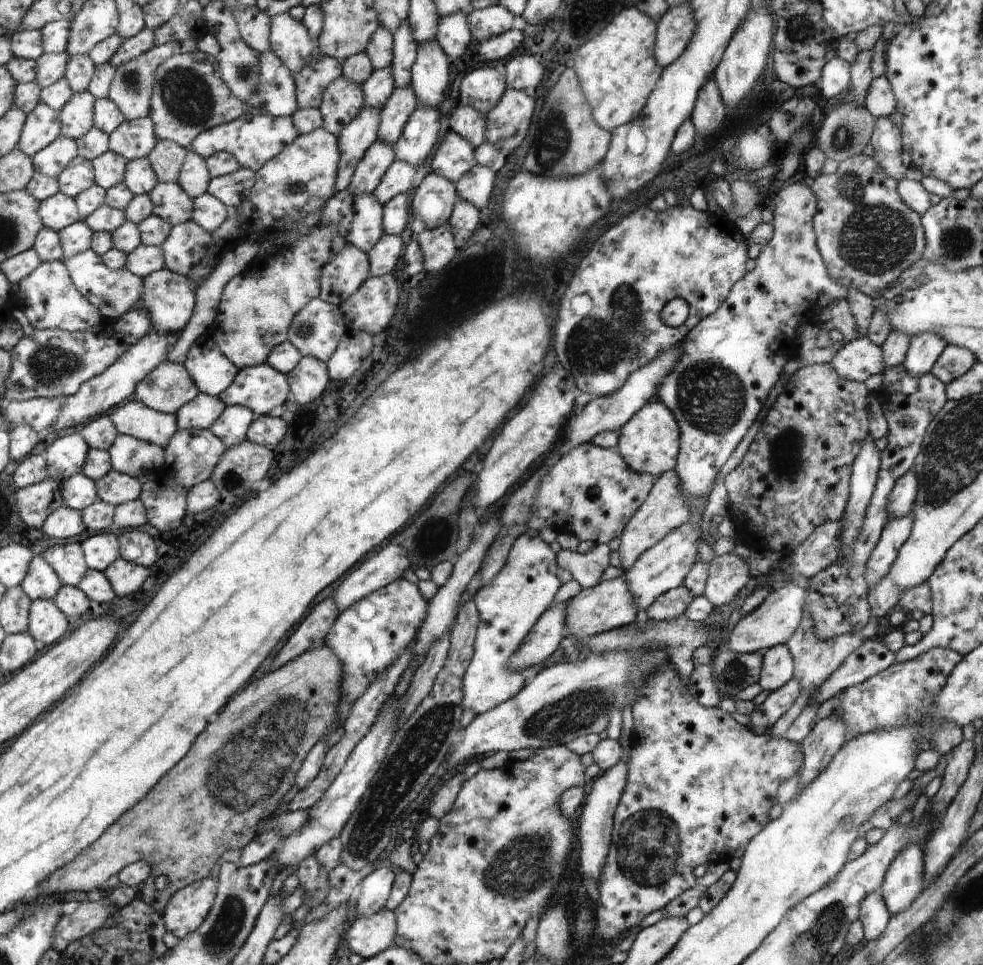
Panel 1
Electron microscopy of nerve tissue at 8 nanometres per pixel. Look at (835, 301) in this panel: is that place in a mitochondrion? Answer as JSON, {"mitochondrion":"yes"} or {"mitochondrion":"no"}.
{"mitochondrion":"no"}

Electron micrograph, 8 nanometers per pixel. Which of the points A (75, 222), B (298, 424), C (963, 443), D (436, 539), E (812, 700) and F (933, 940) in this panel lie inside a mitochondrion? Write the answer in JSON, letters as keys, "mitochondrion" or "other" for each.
{"A":"other","B":"other","C":"mitochondrion","D":"mitochondrion","E":"other","F":"mitochondrion"}

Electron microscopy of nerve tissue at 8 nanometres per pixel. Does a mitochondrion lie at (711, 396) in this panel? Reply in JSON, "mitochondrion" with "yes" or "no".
{"mitochondrion":"yes"}

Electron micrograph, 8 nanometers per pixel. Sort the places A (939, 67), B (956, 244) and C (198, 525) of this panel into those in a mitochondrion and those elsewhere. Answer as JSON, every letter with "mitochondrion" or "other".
{"A":"other","B":"mitochondrion","C":"other"}

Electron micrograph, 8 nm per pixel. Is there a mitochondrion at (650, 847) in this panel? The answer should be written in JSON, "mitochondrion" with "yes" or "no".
{"mitochondrion":"yes"}

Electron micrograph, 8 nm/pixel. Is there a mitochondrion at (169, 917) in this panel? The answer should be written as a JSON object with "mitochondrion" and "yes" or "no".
{"mitochondrion":"no"}

